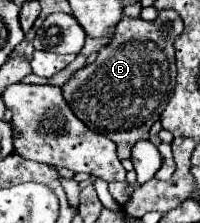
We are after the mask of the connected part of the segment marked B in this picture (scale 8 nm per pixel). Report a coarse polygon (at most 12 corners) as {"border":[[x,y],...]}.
{"border":[[124,17],[64,85],[130,159],[176,85],[176,31]]}

